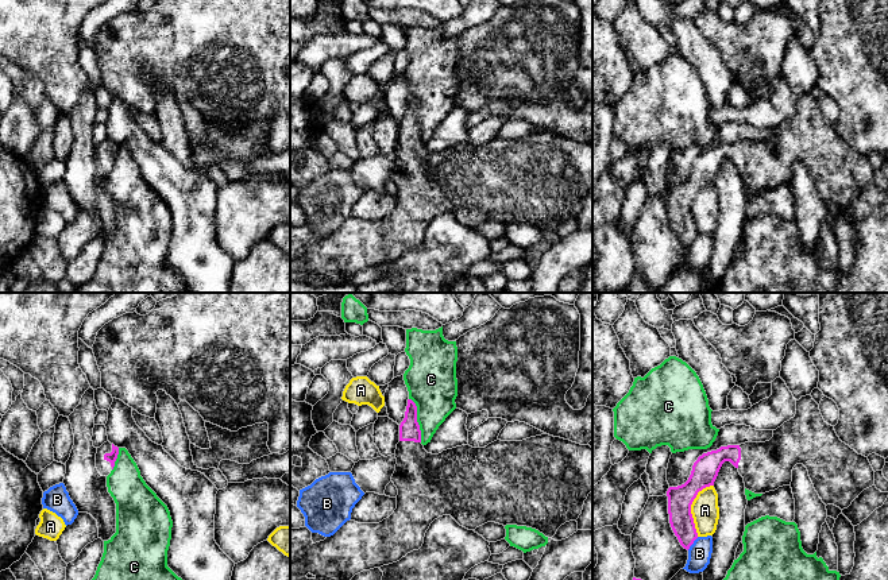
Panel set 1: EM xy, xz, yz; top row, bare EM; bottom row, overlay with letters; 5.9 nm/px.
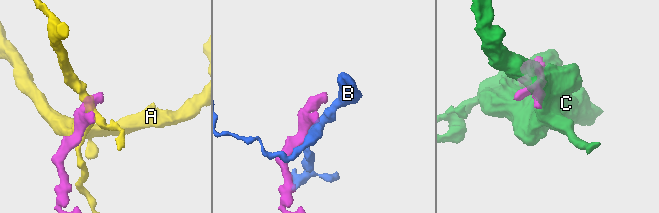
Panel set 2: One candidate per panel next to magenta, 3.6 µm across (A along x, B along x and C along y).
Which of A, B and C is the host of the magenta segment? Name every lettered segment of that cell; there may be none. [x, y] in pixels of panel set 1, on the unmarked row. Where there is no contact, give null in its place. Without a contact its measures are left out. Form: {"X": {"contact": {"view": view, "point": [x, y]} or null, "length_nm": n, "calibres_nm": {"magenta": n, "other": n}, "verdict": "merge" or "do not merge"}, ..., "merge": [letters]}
{"A": {"contact": {"view": "yz", "point": [690, 205]}, "length_nm": 320, "calibres_nm": {"magenta": 160, "other": 170}, "verdict": "do not merge"}, "B": {"contact": {"view": "yz", "point": [692, 240]}, "length_nm": 100, "calibres_nm": {"magenta": 140, "other": 140}, "verdict": "do not merge"}, "C": {"contact": {"view": "xz", "point": [416, 118]}, "length_nm": 280, "calibres_nm": {"magenta": 130, "other": 300}, "verdict": "do not merge"}, "merge": []}

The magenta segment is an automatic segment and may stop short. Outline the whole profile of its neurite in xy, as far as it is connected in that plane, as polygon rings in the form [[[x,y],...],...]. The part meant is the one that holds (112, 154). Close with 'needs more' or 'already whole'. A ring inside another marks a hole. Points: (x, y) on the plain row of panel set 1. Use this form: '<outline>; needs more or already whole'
[[[109,139],[97,146],[96,166],[101,174],[108,174],[115,165],[119,152],[119,146]]]; needs more

